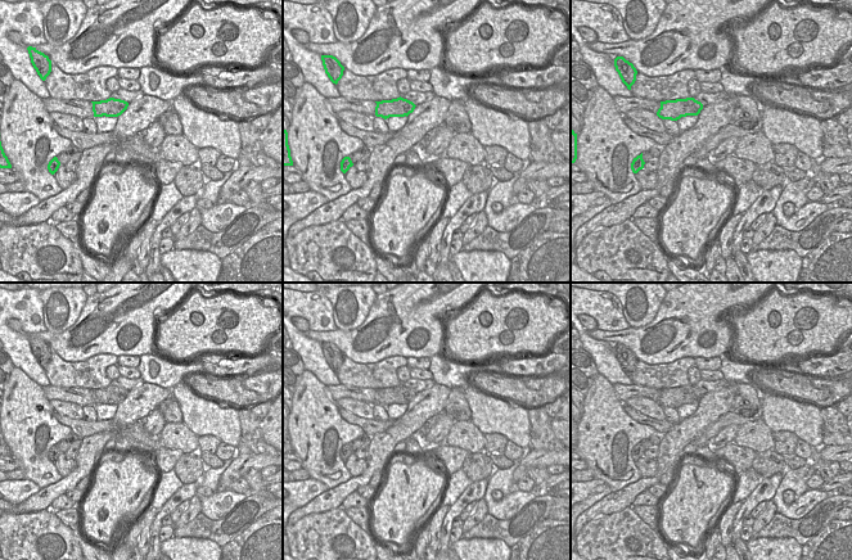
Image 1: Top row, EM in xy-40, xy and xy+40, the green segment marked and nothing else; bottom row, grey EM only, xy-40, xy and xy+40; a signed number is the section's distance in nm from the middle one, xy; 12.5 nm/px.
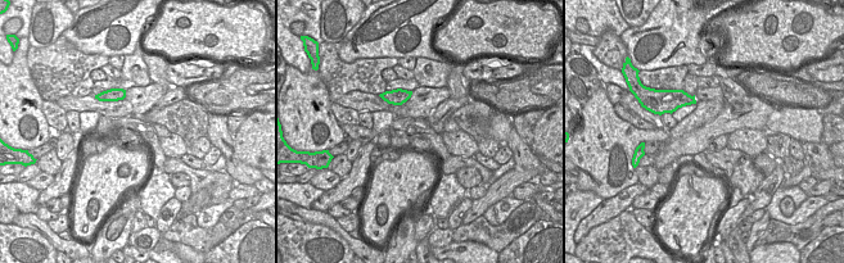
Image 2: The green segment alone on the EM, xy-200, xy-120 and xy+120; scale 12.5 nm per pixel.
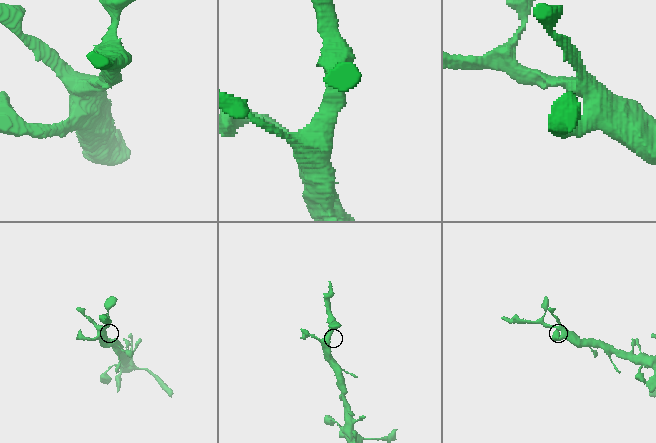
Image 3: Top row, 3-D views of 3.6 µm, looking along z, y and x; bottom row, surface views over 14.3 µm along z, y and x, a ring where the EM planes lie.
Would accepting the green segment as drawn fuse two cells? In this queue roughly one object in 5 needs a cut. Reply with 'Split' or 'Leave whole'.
Leave whole.

